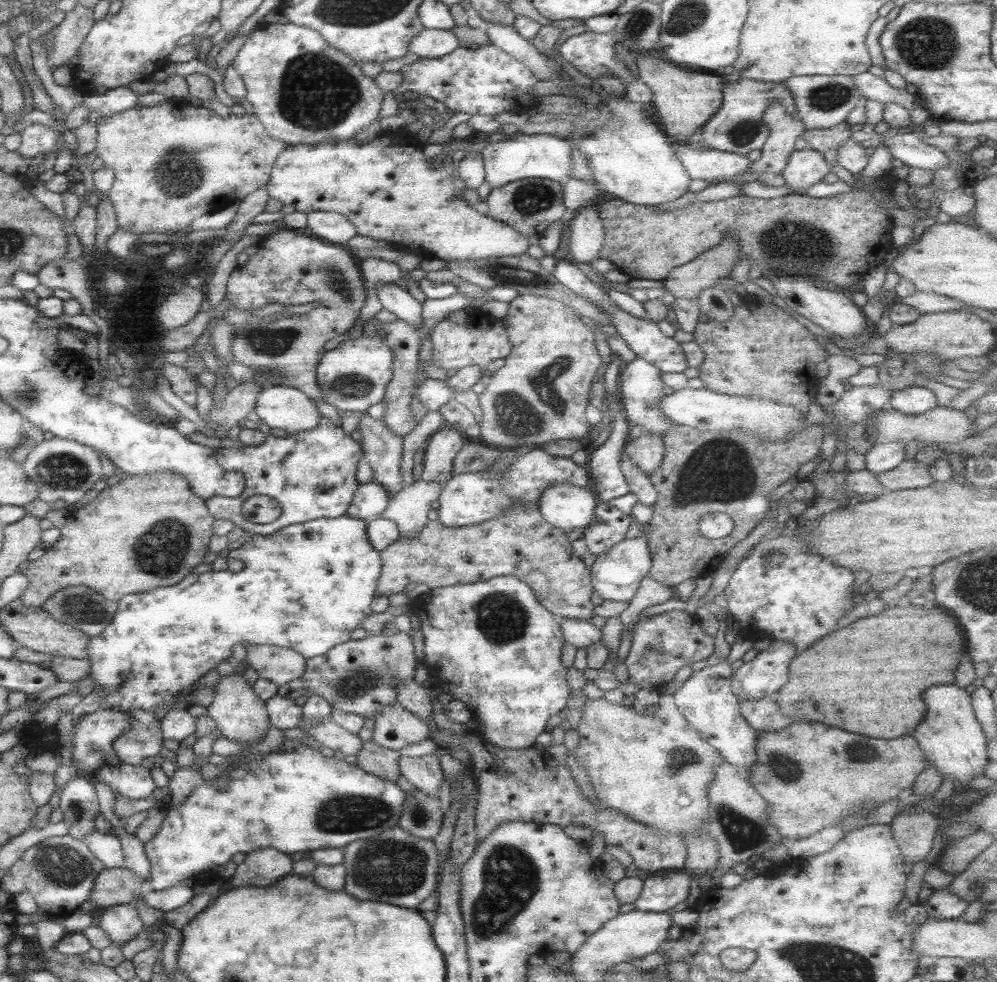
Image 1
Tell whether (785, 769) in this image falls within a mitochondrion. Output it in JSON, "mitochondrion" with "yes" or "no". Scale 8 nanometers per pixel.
{"mitochondrion":"yes"}

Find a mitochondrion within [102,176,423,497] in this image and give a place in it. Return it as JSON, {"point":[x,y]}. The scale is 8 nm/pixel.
{"point":[263,340]}

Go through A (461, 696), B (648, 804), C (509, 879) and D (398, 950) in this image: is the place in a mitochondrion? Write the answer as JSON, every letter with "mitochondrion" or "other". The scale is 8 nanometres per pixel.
{"A":"other","B":"other","C":"mitochondrion","D":"other"}

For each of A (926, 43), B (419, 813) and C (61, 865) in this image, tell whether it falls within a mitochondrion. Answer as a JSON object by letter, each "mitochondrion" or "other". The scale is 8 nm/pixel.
{"A":"mitochondrion","B":"mitochondrion","C":"mitochondrion"}

